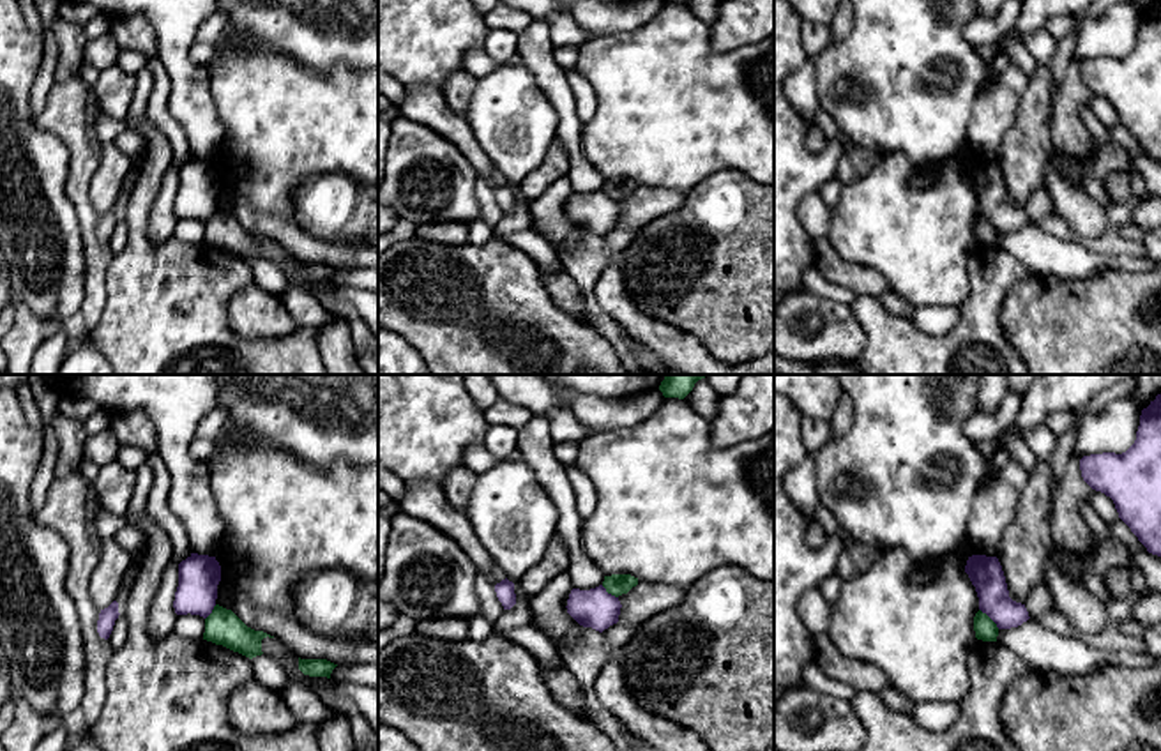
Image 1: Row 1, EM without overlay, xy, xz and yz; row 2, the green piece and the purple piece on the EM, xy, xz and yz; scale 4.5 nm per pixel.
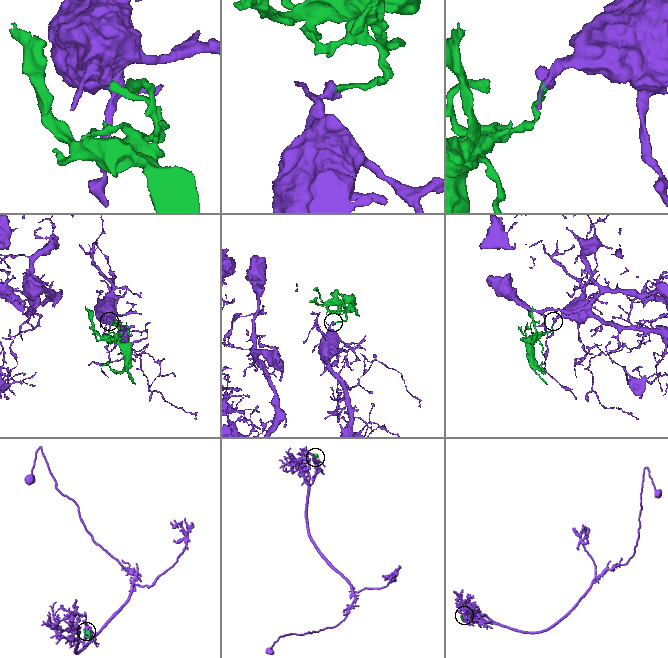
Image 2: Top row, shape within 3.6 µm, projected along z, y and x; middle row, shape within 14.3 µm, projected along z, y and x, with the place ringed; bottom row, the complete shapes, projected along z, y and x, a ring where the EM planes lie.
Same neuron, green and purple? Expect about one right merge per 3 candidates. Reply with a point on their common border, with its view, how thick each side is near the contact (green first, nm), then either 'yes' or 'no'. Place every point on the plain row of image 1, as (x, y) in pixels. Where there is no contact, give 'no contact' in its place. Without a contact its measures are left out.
contact yz (990, 223); calibres 100 and 150 nm; no

